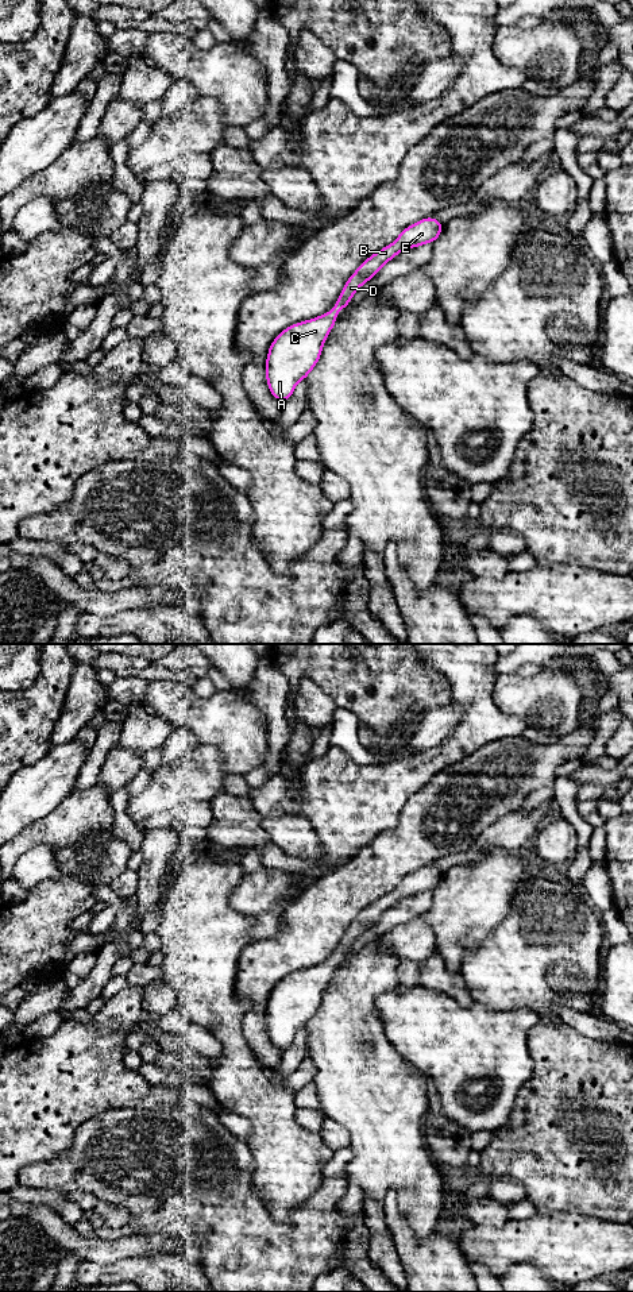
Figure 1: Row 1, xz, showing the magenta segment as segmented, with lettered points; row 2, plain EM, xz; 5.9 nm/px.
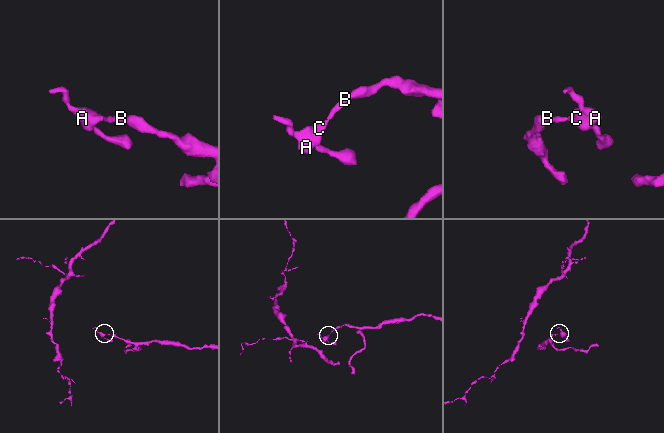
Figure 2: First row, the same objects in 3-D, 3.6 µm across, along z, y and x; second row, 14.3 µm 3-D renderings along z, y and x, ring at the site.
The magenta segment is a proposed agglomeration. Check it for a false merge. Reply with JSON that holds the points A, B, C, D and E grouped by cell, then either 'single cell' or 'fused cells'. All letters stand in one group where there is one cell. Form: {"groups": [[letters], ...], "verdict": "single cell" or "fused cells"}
{"groups": [["A", "B", "C", "D", "E"]], "verdict": "single cell"}

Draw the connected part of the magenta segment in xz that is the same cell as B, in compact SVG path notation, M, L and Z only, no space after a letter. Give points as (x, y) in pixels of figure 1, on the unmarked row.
M425 865L405 876L387 895L367 906L347 927L344 937L336 948L335 956L308 969L293 972L283 977L271 991L266 1007L266 1027L274 1046L285 1050L294 1040L296 1033L306 1027L321 1004L337 960L351 949L354 941L370 929L379 917L402 898L425 891L433 891L443 879L443 872L433 865Z

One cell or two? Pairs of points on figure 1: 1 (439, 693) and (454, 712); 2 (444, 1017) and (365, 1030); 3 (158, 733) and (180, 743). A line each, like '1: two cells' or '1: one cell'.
1: two cells
2: two cells
3: two cells

